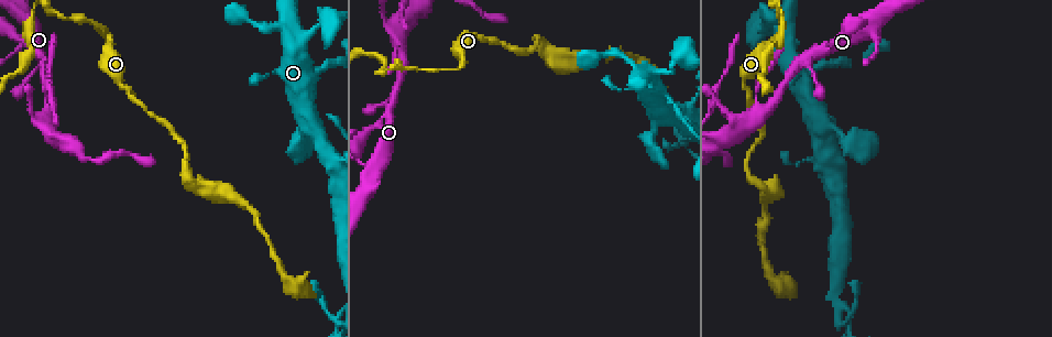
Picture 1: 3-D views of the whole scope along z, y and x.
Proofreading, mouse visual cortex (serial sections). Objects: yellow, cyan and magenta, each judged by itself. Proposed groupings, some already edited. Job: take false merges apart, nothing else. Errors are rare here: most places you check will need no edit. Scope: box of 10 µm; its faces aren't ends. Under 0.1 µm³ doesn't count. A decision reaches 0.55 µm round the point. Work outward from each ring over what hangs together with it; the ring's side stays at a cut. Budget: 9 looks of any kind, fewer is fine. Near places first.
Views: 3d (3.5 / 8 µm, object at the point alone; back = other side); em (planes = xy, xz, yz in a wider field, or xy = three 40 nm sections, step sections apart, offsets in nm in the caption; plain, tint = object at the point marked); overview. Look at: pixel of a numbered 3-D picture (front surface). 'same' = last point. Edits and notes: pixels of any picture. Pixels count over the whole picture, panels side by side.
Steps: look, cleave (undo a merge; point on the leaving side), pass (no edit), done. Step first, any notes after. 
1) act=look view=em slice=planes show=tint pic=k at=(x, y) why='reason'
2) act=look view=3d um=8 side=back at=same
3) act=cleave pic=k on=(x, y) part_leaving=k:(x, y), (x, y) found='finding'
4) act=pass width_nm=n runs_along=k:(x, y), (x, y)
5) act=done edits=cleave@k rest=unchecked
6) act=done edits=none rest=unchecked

act=look view=3d um=8 pic=1 at=(111, 39) why='thick turns thin'

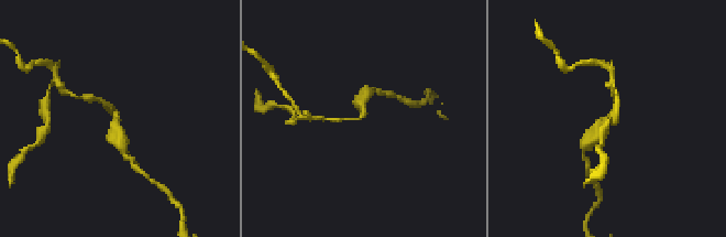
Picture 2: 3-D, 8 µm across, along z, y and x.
act=look view=3d um=3.5 at=same why='zoom in'

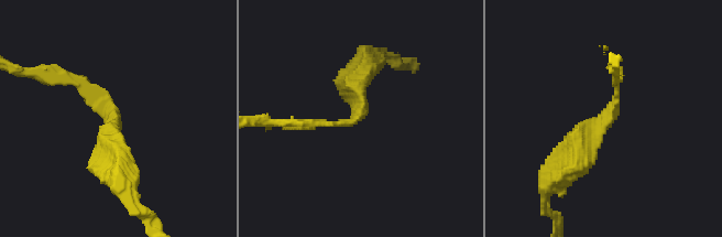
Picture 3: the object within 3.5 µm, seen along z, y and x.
act=look view=em slice=xy step=1 show=tint pic=3 at=(111, 116) arm_widths_nm=150,300 why='need the tissue'

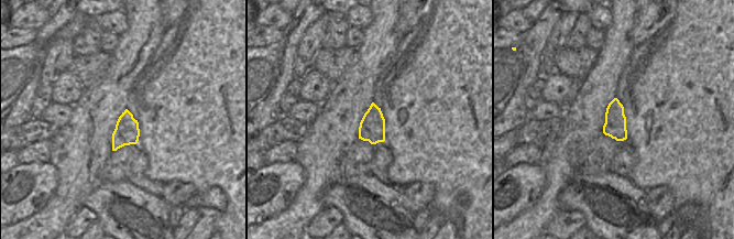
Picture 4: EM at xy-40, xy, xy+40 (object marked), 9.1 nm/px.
act=pass found='continuous, no second cell'

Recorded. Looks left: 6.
act=look view=3d um=8 pic=1 at=(32, 14) why='abrupt turn'

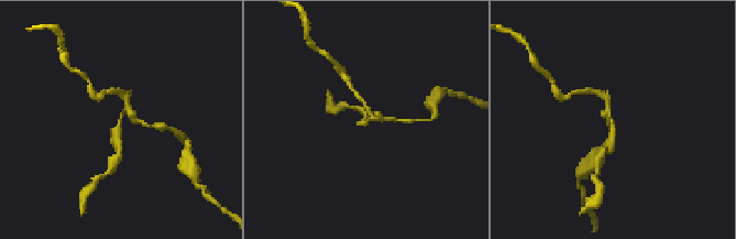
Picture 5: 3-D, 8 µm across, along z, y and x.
act=look view=em slice=xy step=3 show=tint at=same why='shape alone is not enough'

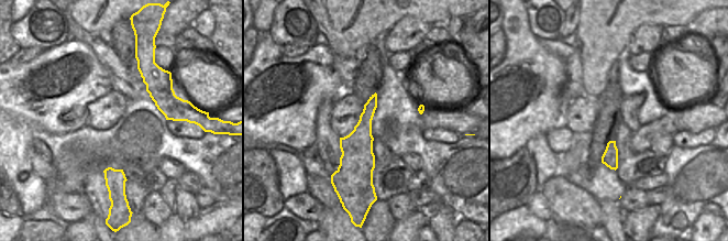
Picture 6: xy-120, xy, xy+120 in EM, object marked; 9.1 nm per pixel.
act=cleave pic=5 on=(118, 130) width_nm=260 part_leaving=5:(124, 113), (117, 127), (119, 153) found='a second cell is stuck on'

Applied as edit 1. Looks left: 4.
act=look view=3d um=3.5 pic=1 at=(49, 108) why='thick turns thin'

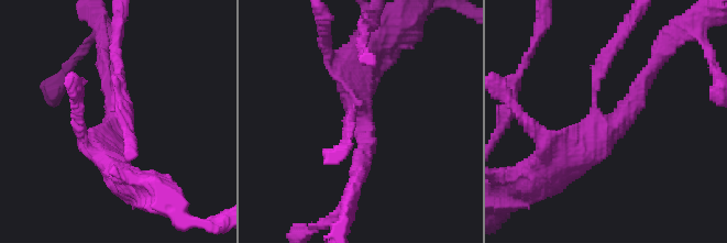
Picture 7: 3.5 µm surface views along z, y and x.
act=look view=em slice=xy step=1 show=tint pic=7 at=(361, 134)

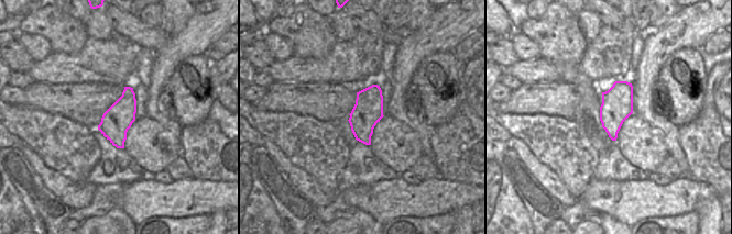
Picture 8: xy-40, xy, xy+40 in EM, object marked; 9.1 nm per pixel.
act=look view=em slice=xy step=3 show=tint at=same why='cut it another way'

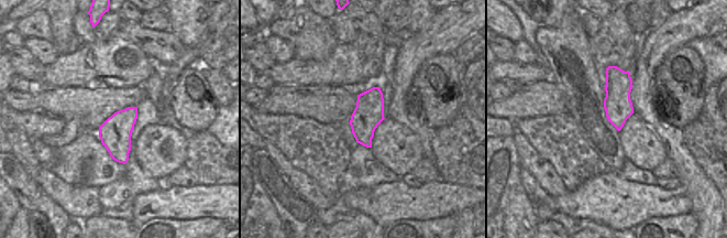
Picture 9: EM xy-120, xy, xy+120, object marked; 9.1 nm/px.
act=pass found='all the same cell'

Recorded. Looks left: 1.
act=done edits=cleave@5 rest=unchecked

